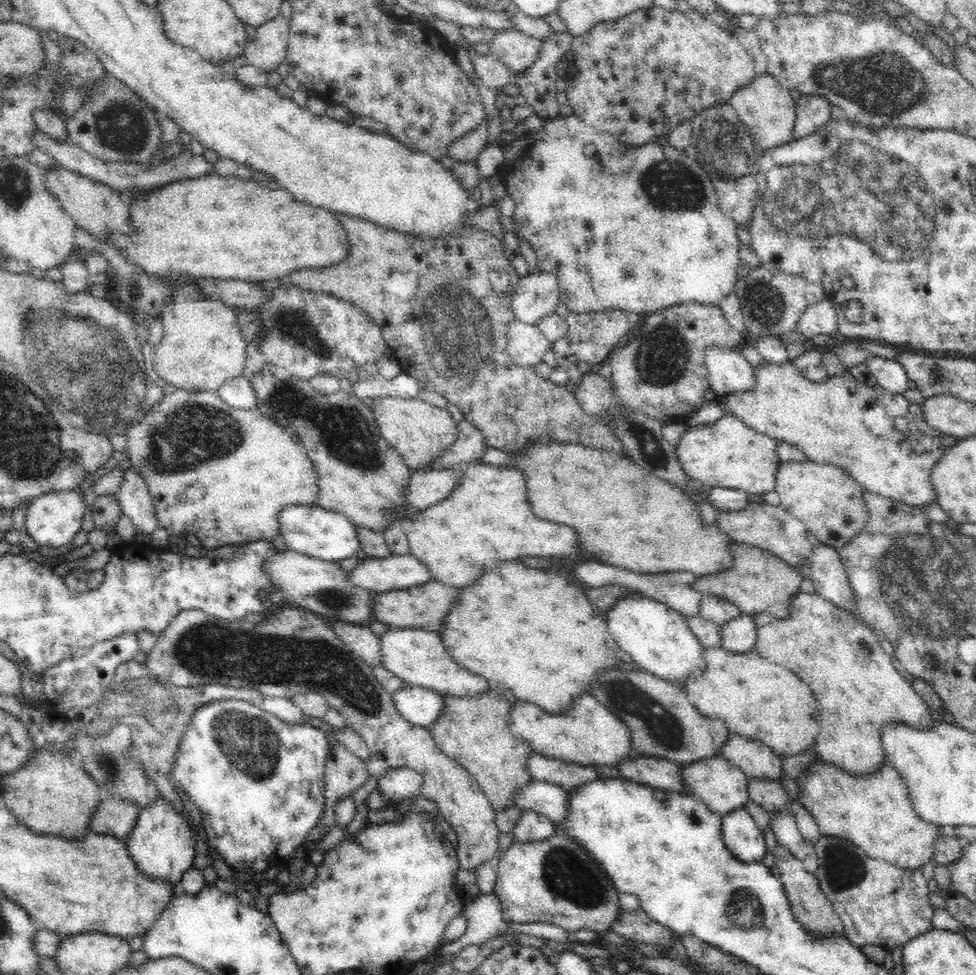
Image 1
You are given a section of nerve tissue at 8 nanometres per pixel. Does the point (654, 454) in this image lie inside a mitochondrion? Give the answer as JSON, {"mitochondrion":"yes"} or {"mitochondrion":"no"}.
{"mitochondrion":"yes"}

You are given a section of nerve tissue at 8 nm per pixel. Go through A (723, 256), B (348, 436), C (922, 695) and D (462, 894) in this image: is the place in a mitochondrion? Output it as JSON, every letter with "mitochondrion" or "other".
{"A":"other","B":"mitochondrion","C":"other","D":"other"}

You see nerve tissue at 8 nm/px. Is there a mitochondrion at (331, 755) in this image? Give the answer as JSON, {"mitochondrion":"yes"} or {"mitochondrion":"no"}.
{"mitochondrion":"no"}

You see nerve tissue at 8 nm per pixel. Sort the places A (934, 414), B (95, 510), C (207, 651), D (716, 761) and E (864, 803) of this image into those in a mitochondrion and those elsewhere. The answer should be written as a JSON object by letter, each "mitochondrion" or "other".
{"A":"other","B":"other","C":"mitochondrion","D":"other","E":"other"}

